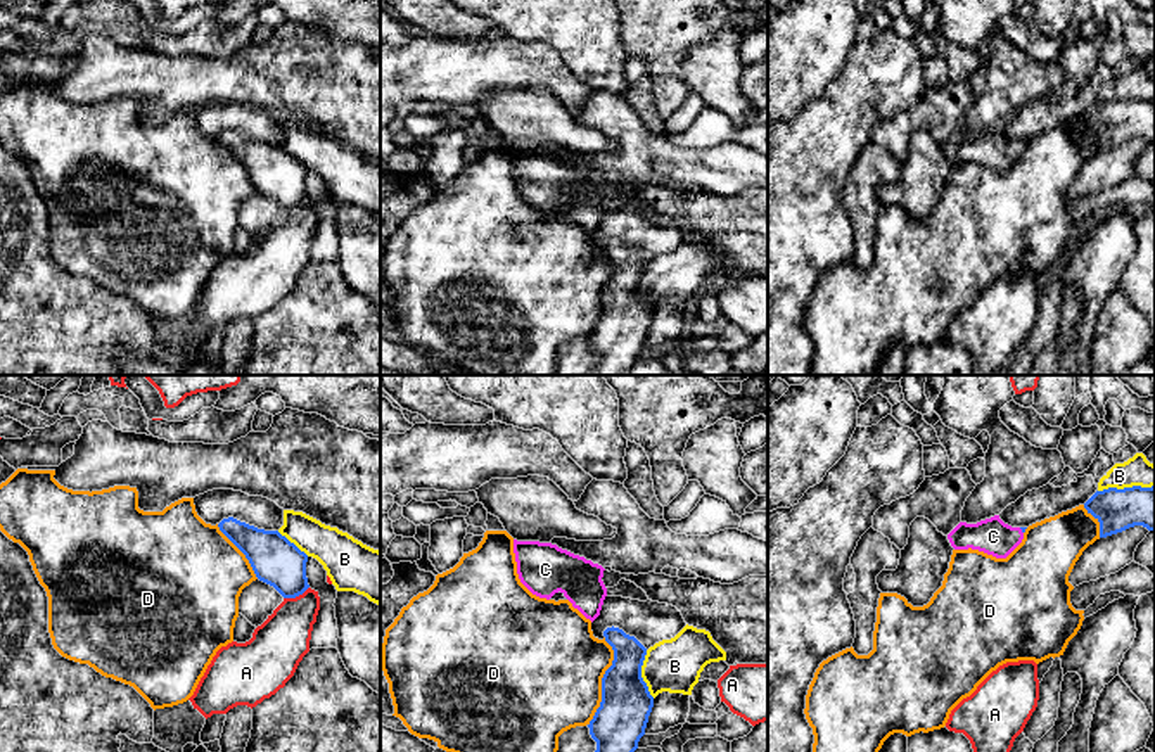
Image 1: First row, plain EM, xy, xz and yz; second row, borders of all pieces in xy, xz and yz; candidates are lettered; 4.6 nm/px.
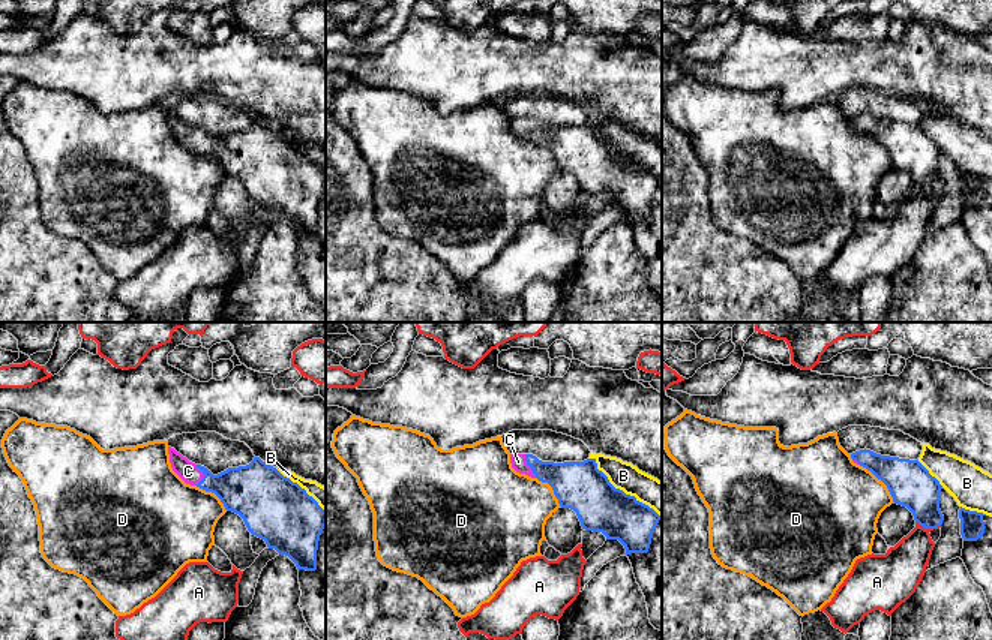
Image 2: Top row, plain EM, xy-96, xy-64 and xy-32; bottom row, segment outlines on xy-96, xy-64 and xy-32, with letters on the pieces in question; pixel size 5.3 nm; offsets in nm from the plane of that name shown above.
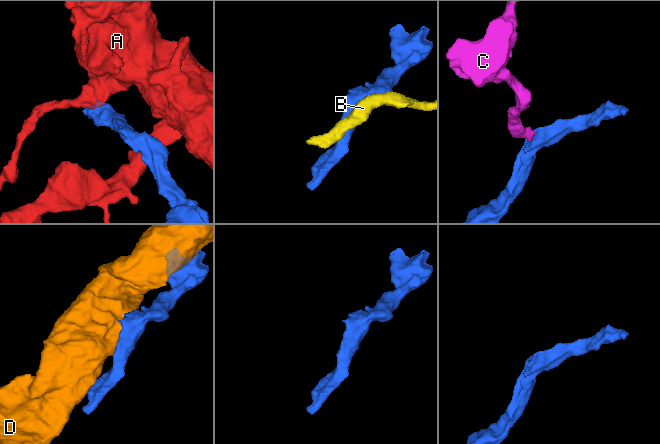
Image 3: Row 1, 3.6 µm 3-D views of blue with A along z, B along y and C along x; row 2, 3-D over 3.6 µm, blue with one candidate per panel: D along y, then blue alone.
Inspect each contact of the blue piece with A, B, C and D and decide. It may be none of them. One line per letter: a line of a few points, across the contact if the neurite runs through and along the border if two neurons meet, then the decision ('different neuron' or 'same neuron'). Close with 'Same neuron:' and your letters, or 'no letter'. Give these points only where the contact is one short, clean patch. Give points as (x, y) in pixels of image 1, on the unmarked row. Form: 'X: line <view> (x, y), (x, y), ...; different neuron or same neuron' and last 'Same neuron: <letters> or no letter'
A: line xy (308, 199), (301, 206), (284, 211); different neuron
B: different neuron
C: line yz (1020, 140), (1022, 144), (1014, 149), (993, 149); same neuron
D: different neuron
Same neuron: C

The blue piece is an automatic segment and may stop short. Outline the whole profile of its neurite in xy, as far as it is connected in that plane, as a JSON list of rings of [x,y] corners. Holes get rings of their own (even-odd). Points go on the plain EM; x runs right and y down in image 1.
[[[233,130],[223,131],[218,140],[246,168],[256,190],[284,211],[296,211],[309,201],[308,168],[278,143],[258,142]]]

